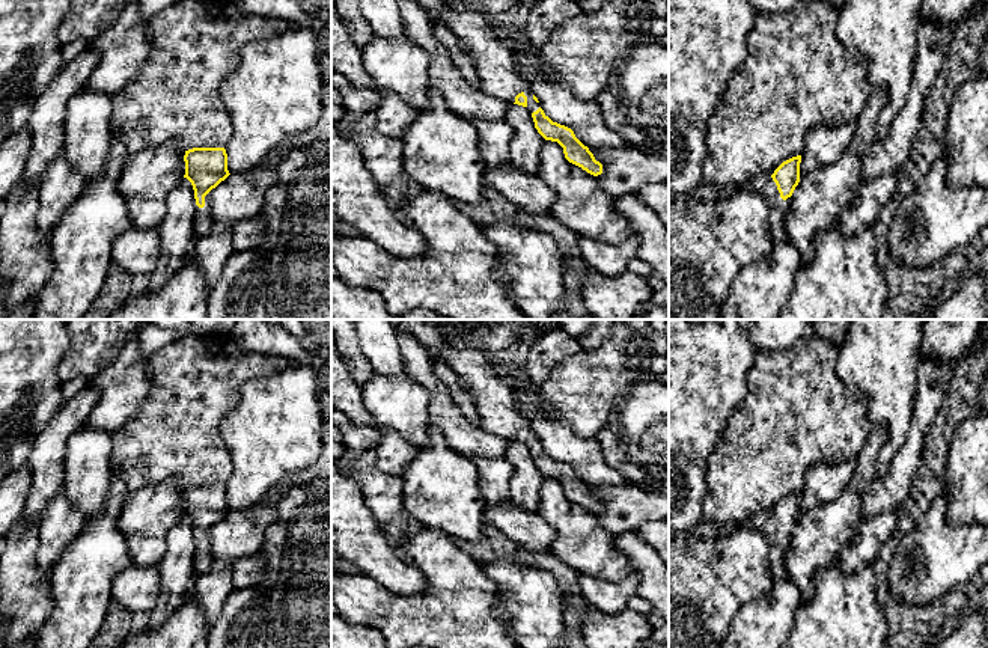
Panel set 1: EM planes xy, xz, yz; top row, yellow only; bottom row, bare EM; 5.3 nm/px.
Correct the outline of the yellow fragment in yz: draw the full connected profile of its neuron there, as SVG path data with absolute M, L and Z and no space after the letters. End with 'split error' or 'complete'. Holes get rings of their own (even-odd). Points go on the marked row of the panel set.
M801 155L783 161L773 175L758 173L743 188L759 193L770 203L770 231L774 243L788 241L786 215L791 196L800 182Z | split error

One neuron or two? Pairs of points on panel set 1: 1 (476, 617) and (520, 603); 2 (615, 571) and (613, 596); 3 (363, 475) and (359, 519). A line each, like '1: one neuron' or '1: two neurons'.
1: two neurons
2: two neurons
3: two neurons

